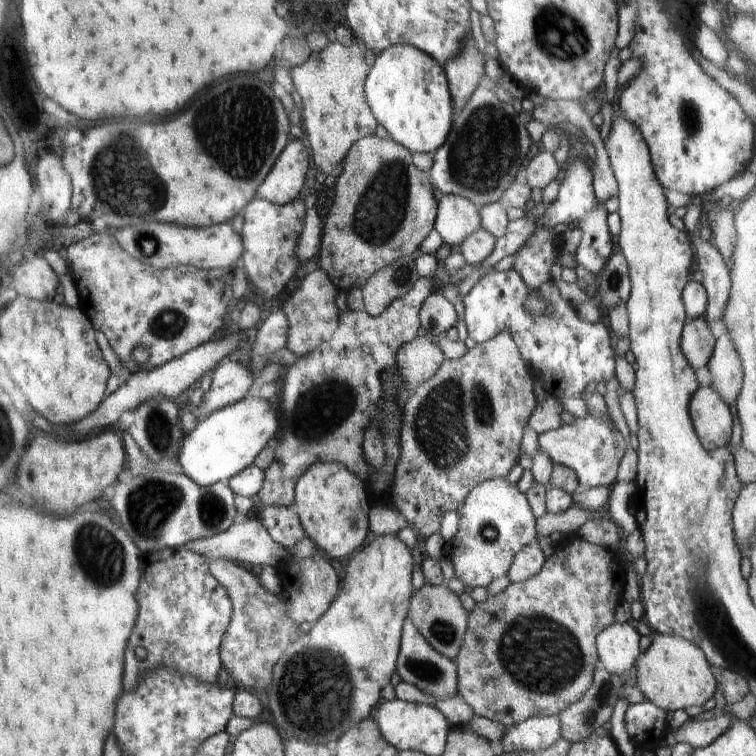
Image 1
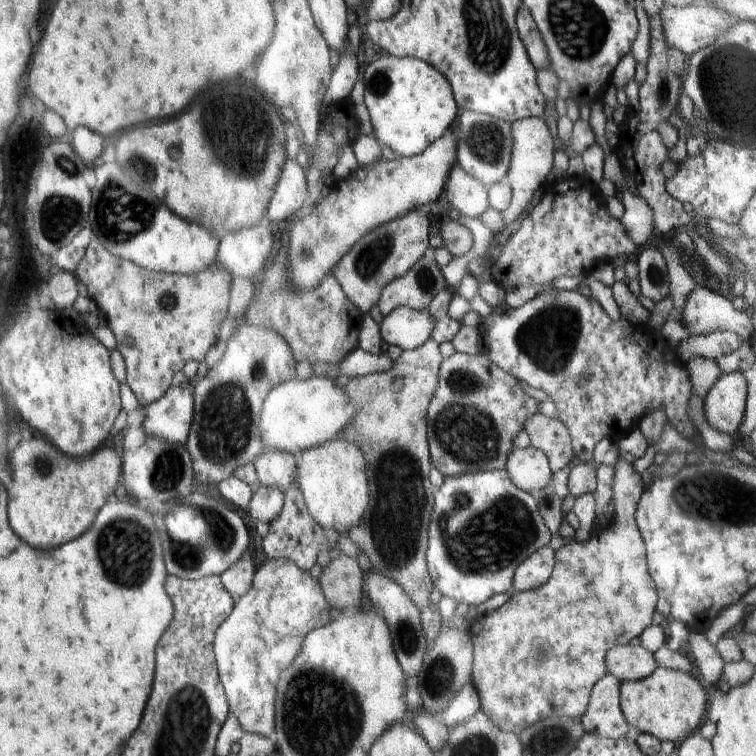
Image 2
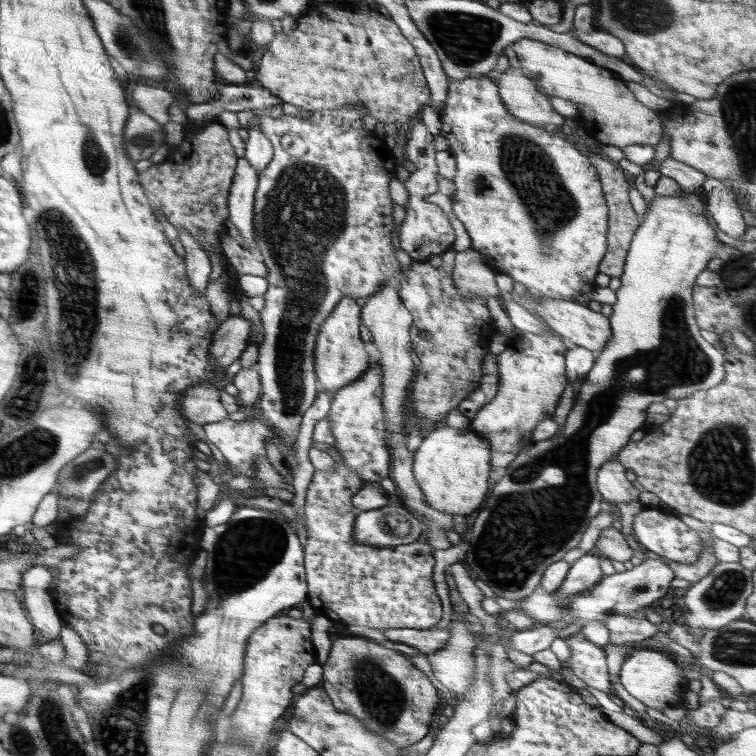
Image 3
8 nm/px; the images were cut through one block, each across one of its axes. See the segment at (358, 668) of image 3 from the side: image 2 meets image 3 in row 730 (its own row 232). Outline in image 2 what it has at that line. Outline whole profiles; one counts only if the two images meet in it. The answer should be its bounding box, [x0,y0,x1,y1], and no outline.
[331,209,429,314]

